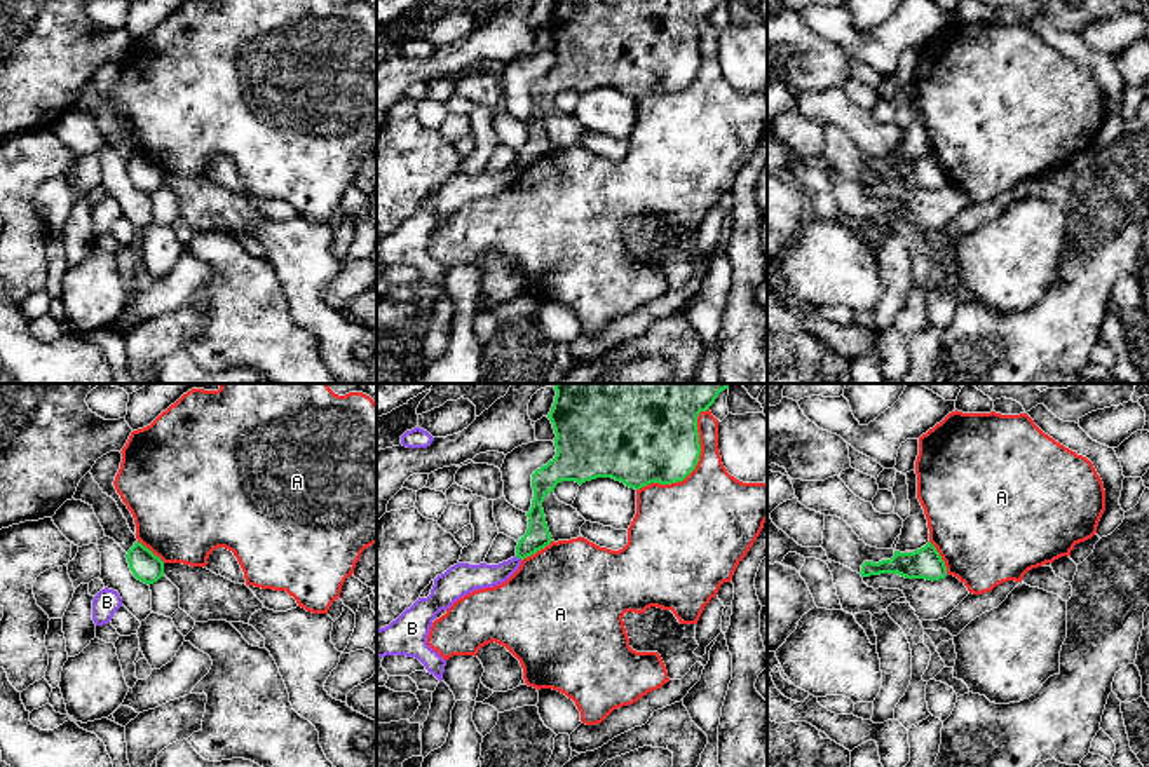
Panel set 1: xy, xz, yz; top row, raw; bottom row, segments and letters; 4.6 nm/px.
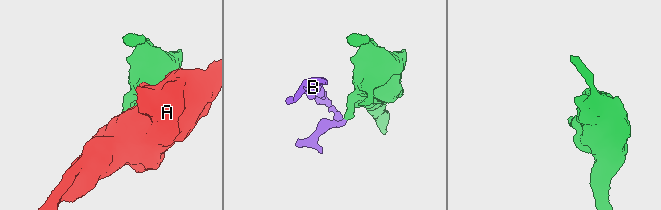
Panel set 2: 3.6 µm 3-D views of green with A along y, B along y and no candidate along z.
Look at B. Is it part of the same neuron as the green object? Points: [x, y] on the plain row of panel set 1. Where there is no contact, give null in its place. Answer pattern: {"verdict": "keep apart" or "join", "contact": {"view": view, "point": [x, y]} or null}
{"verdict": "keep apart", "contact": {"view": "xz", "point": [518, 166]}}

